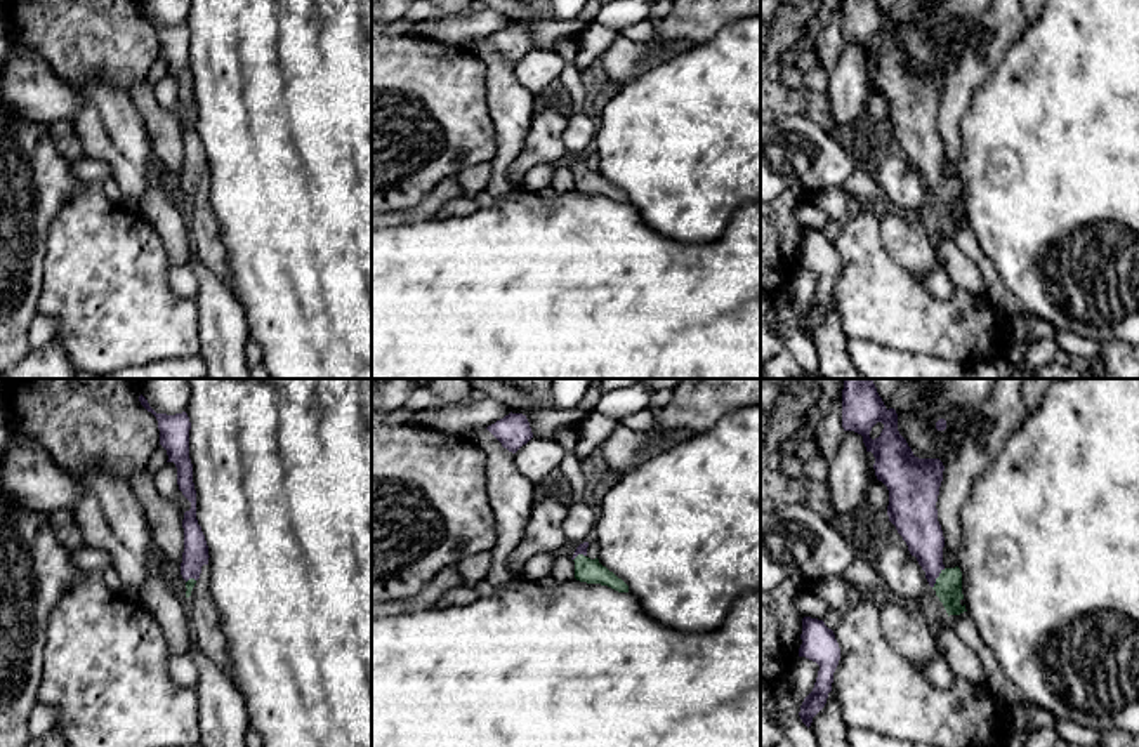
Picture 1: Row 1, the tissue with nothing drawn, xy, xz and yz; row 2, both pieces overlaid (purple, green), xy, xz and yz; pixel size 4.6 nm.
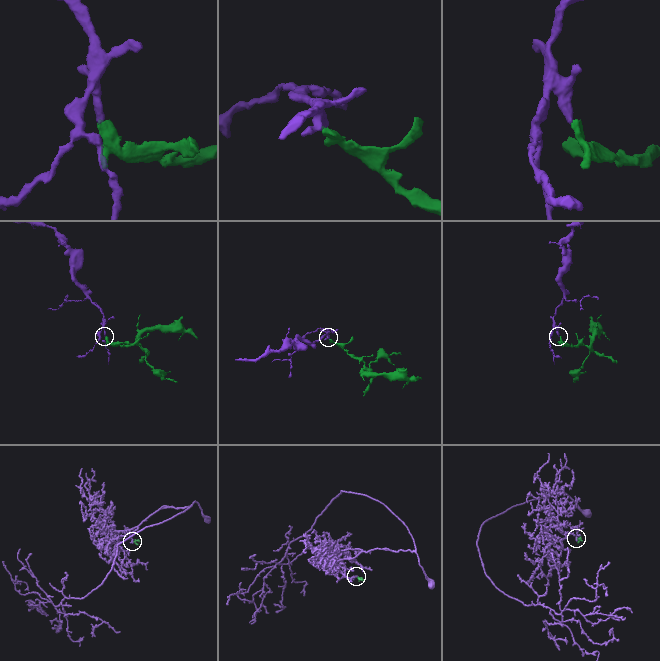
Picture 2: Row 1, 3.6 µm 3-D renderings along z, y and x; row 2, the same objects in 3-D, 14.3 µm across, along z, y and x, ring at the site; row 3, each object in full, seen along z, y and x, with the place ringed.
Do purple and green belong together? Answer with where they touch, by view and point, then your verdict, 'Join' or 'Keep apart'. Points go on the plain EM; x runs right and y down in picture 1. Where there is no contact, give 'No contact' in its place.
Touches purple at yz (936, 188). Join

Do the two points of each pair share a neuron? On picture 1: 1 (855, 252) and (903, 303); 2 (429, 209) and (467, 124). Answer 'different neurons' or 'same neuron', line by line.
1: same neuron
2: different neurons

